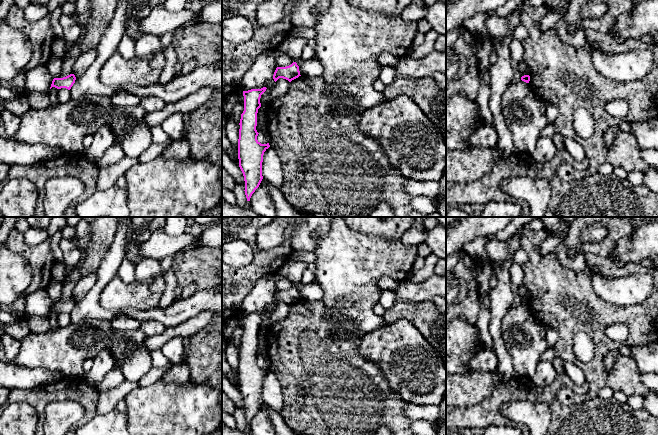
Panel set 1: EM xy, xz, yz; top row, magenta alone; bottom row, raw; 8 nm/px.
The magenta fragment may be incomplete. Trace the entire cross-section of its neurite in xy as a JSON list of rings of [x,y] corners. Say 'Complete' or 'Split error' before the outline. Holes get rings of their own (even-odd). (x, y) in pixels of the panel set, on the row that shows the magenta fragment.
Complete. [[[70,74],[63,78],[54,78],[51,84],[51,87],[55,87],[57,89],[66,88],[68,90],[71,89],[73,84],[75,83],[76,77],[74,74]]]

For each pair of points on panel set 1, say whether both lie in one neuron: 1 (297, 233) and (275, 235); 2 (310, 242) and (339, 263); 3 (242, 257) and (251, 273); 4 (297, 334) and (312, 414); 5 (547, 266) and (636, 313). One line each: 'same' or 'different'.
1: same
2: different
3: different
4: same
5: same

